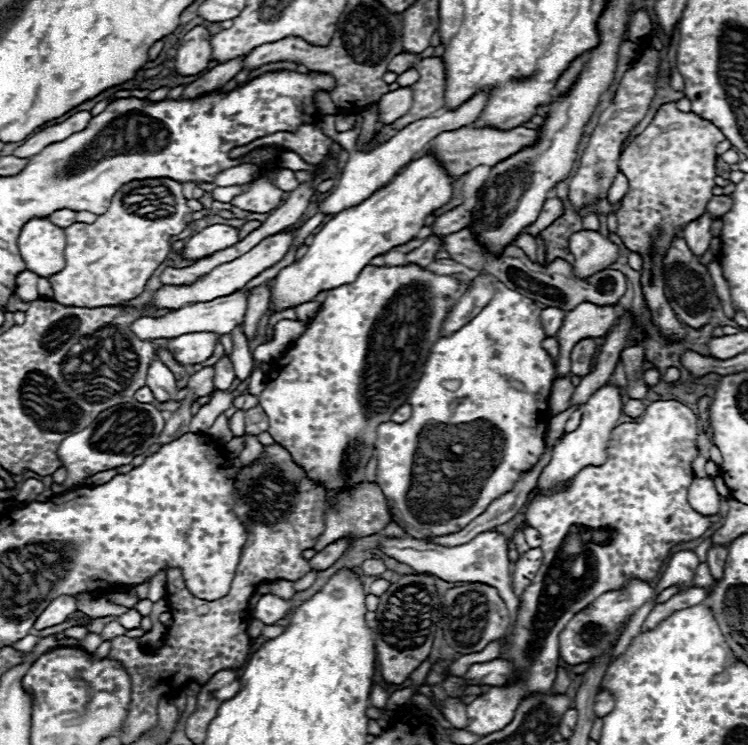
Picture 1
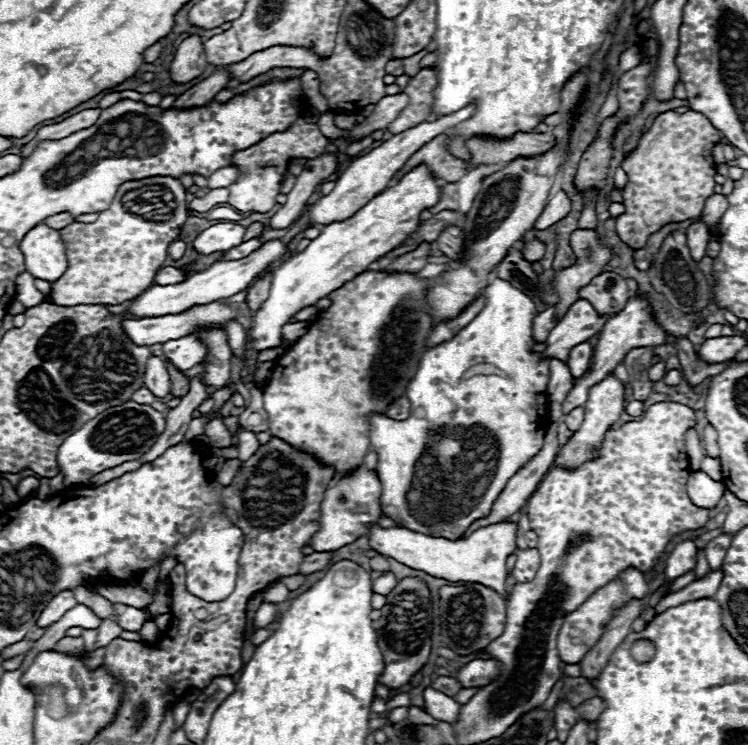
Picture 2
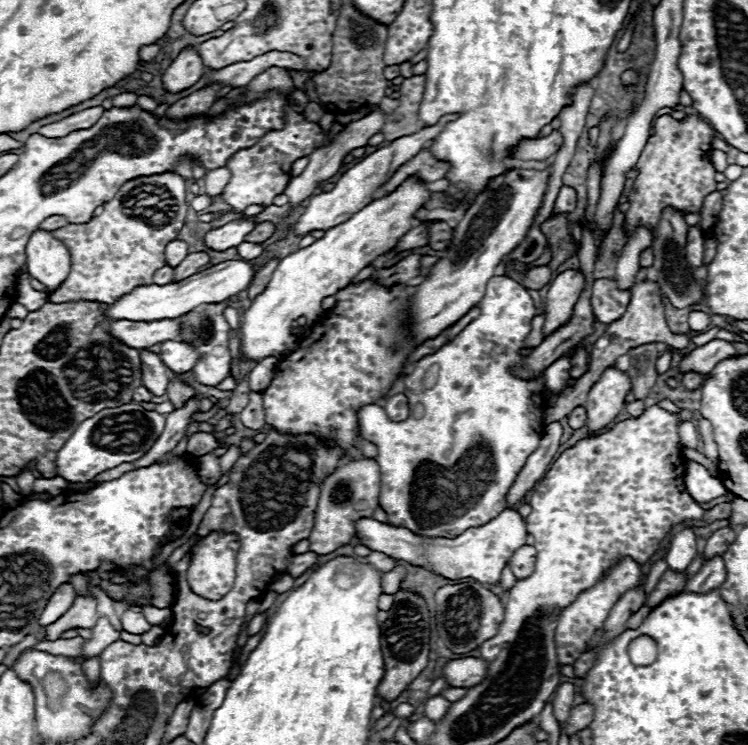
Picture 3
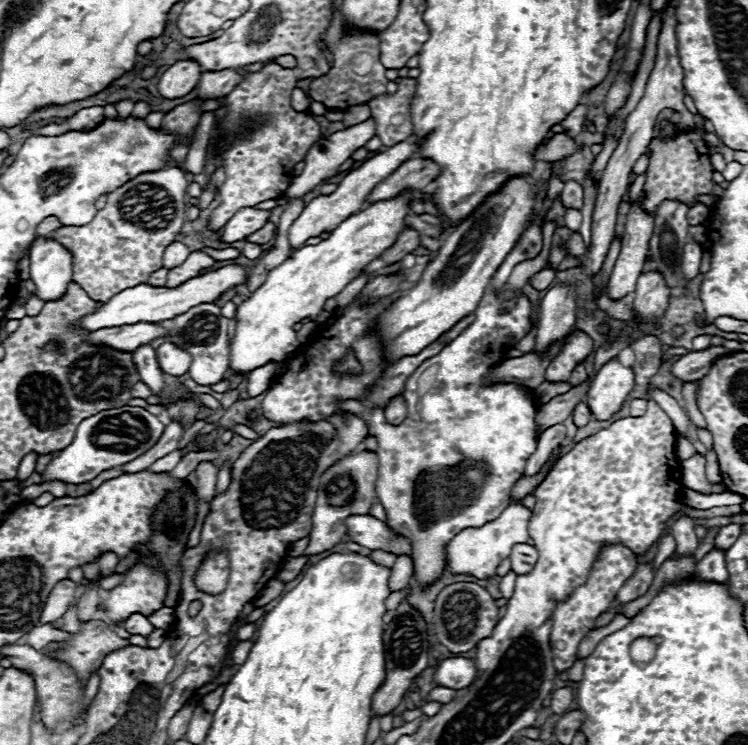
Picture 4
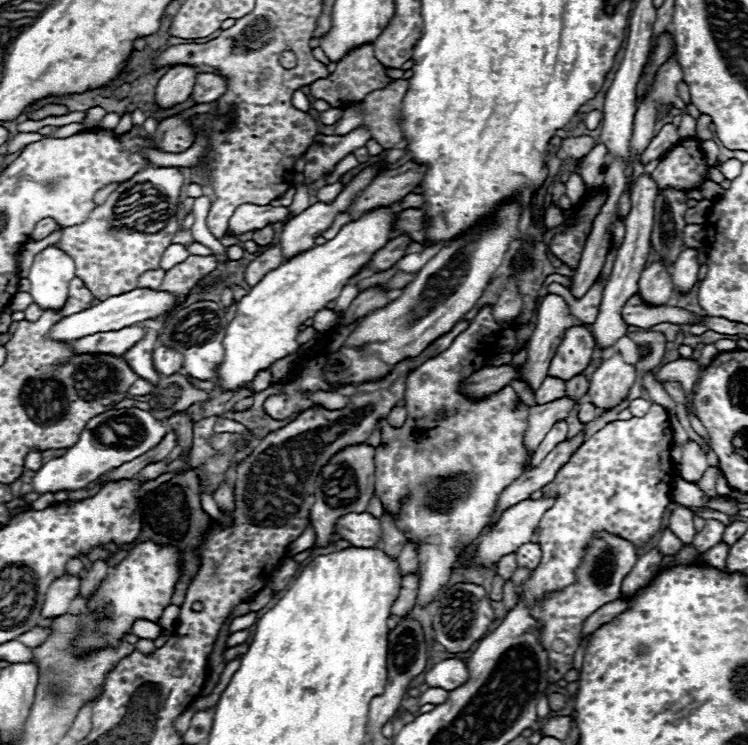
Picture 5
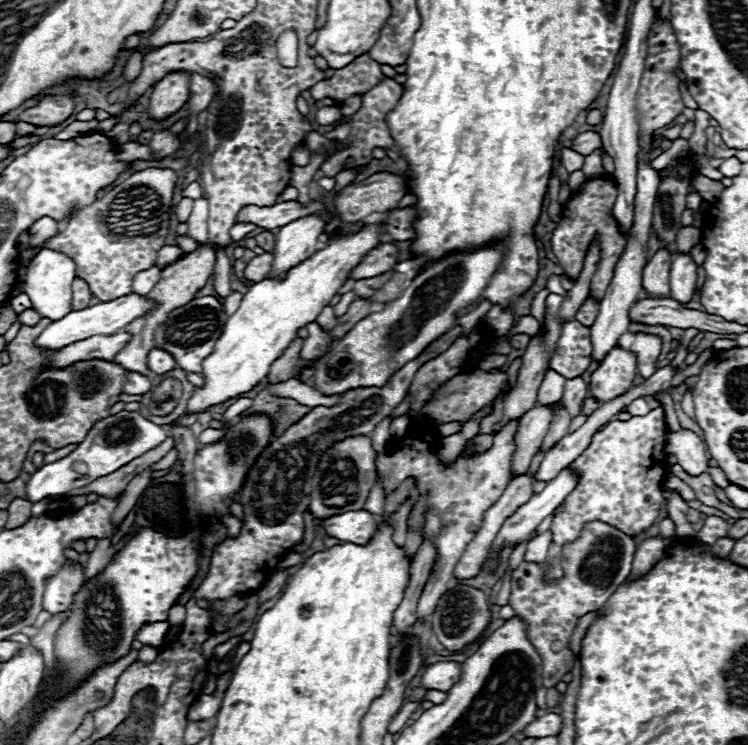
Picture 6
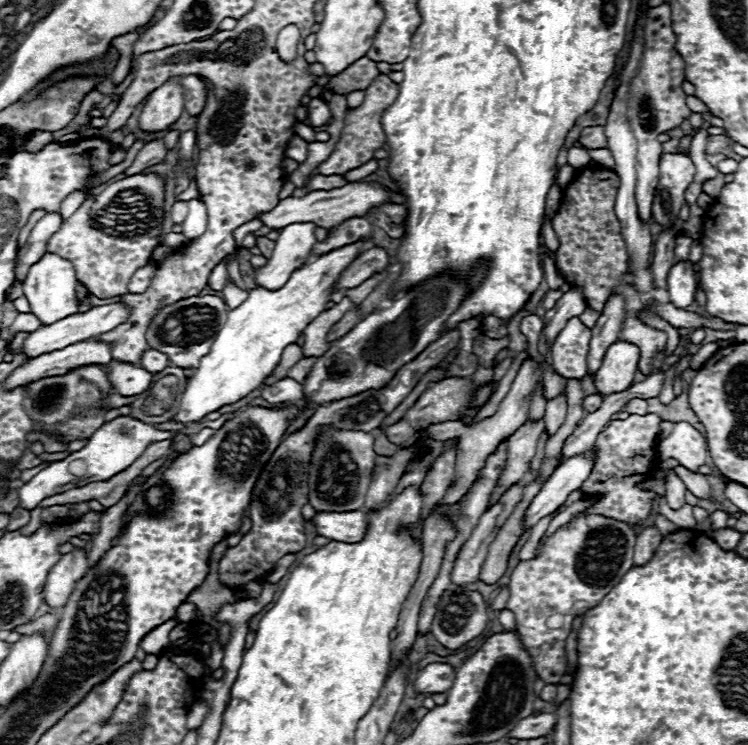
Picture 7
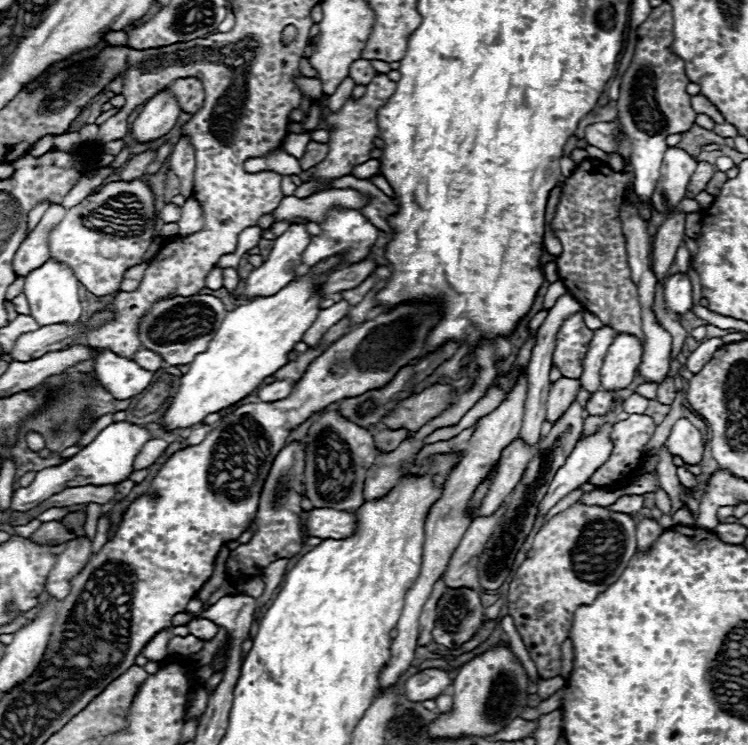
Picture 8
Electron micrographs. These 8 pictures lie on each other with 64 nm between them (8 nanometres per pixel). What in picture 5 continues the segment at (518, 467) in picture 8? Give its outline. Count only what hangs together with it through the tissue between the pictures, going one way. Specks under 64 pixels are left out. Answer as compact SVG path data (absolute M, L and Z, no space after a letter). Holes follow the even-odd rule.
M560 398L542 406L530 406L528 410L528 428L524 432L524 446L526 446L526 462L524 468L530 468L530 460L532 460L532 452L538 448L540 440L544 440L544 436L548 434L548 430L558 422L564 420L572 410L576 408L576 404L570 398Z

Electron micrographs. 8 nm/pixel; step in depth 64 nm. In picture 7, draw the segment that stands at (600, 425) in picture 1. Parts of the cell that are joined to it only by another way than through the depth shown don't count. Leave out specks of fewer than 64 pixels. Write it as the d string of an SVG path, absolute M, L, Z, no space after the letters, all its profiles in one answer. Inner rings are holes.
M618 340L614 342L596 372L594 386L600 394L610 396L616 392L624 392L624 388L632 386L634 372L638 370L638 360L640 360L640 348L632 342Z

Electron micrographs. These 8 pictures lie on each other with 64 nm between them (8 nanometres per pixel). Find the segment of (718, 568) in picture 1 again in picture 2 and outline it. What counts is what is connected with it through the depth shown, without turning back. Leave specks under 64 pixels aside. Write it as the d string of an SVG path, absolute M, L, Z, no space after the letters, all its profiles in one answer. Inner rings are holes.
M720 534L720 536L716 536L714 540L710 540L706 544L704 552L706 552L706 560L708 560L710 568L716 570L716 568L722 566L724 556L726 556L726 552L730 548L730 542L732 542L732 536L730 534Z

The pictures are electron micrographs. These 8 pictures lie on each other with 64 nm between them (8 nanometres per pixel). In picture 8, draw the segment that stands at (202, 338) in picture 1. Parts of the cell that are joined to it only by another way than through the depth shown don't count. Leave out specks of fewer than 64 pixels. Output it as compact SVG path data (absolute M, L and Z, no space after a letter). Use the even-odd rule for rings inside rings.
M138 350L134 356L132 356L132 360L136 360L136 364L140 364L140 368L148 368L150 372L156 372L158 368L162 368L164 366L164 360L158 356L158 354L154 354L154 352L148 352L148 350Z

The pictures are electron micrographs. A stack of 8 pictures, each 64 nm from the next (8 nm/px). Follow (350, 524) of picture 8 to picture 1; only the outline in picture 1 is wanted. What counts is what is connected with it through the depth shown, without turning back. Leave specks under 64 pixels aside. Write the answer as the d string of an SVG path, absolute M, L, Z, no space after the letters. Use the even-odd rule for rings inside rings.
M488 530L488 532L480 532L476 538L472 538L466 544L460 544L460 546L432 544L432 542L428 542L428 538L412 538L408 534L402 538L384 536L380 540L380 550L386 556L390 556L402 564L408 564L416 572L428 572L446 582L480 580L480 584L492 584L492 588L496 588L500 592L502 600L506 602L506 606L512 614L512 622L514 622L516 596L512 592L512 578L510 578L510 568L508 568L508 544L510 544L508 536L504 536L496 530Z

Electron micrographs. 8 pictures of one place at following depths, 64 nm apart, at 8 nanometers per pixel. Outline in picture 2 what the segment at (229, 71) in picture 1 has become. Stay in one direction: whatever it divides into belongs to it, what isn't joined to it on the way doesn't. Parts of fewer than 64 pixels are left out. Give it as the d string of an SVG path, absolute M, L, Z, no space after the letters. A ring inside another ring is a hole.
M220 68L216 74L212 74L210 78L202 80L200 84L196 84L194 88L190 88L188 92L184 92L176 102L174 108L200 108L206 106L214 100L214 96L226 88L226 84L230 82L230 74L228 68Z

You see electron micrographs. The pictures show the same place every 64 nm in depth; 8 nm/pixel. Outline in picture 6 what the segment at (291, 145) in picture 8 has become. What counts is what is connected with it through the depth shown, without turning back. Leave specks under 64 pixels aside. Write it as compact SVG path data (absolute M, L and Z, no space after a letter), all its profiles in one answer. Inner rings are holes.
M305 145L296 148L292 154L292 162L296 166L305 166L309 162L310 152Z

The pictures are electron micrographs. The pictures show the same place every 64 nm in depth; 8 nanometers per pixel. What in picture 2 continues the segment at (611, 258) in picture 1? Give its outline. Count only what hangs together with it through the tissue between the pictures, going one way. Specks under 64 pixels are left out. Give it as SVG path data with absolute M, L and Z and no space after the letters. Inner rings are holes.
M574 230L570 235L570 246L578 256L578 262L558 272L554 286L554 292L560 296L560 302L554 304L554 314L558 320L562 320L568 308L578 300L578 290L588 286L610 260L610 250L598 242L598 234L594 230Z

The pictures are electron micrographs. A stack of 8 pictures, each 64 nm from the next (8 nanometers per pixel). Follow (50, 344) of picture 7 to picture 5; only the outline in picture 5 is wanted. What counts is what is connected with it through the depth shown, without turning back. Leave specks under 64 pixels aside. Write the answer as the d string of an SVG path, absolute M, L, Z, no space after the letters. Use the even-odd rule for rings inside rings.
M136 288L136 290L130 290L126 294L120 294L120 296L112 296L84 312L78 312L78 314L72 314L72 316L66 316L64 320L60 320L58 324L54 324L48 332L48 338L52 340L60 340L60 342L66 342L66 340L78 340L78 338L84 338L84 336L90 336L90 334L96 334L96 332L112 332L112 330L120 330L120 328L126 328L130 324L136 324L136 322L142 322L142 320L150 320L150 318L158 318L164 310L168 310L172 306L174 298L166 292L156 292L156 290L146 290L146 288Z

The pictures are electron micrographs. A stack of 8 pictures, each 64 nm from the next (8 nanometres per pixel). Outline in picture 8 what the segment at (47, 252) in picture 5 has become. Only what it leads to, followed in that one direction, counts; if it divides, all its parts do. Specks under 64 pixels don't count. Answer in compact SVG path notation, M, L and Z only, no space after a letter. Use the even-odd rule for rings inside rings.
M50 258L46 264L42 264L40 268L32 270L26 276L26 284L24 284L24 294L28 298L30 304L30 316L40 324L40 326L48 326L48 324L62 324L62 322L78 322L82 316L82 306L78 300L78 280L72 274L72 270L60 262L56 262L54 258Z

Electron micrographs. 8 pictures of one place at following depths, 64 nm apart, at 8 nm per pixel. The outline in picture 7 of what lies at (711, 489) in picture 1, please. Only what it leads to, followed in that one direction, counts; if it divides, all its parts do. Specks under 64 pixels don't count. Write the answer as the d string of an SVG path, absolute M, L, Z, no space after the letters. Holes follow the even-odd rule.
M676 422L672 434L659 443L656 456L657 464L668 458L674 458L684 468L696 472L706 462L708 446L704 436L692 424Z

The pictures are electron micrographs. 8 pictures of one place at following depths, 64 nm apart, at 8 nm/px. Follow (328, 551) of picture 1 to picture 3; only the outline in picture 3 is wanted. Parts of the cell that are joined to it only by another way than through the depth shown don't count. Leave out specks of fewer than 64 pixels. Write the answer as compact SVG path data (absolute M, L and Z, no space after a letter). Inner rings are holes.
M306 552L306 554L298 554L292 558L292 562L288 564L288 572L292 578L298 578L300 574L304 574L308 568L312 568L318 562L318 556L314 552Z

